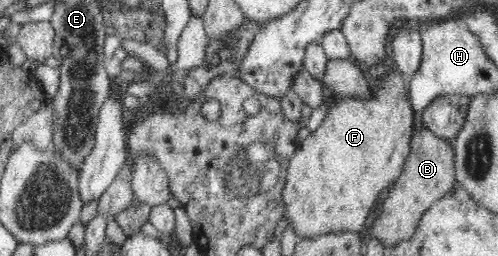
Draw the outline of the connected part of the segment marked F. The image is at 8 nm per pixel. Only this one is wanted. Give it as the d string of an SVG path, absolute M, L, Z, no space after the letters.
M398 71L380 79L380 85L370 101L358 101L358 97L336 97L320 127L298 145L289 161L283 192L283 204L286 205L283 224L290 223L301 240L343 230L362 231L383 195L402 173L411 153L415 109L410 107L410 102L404 77Z

